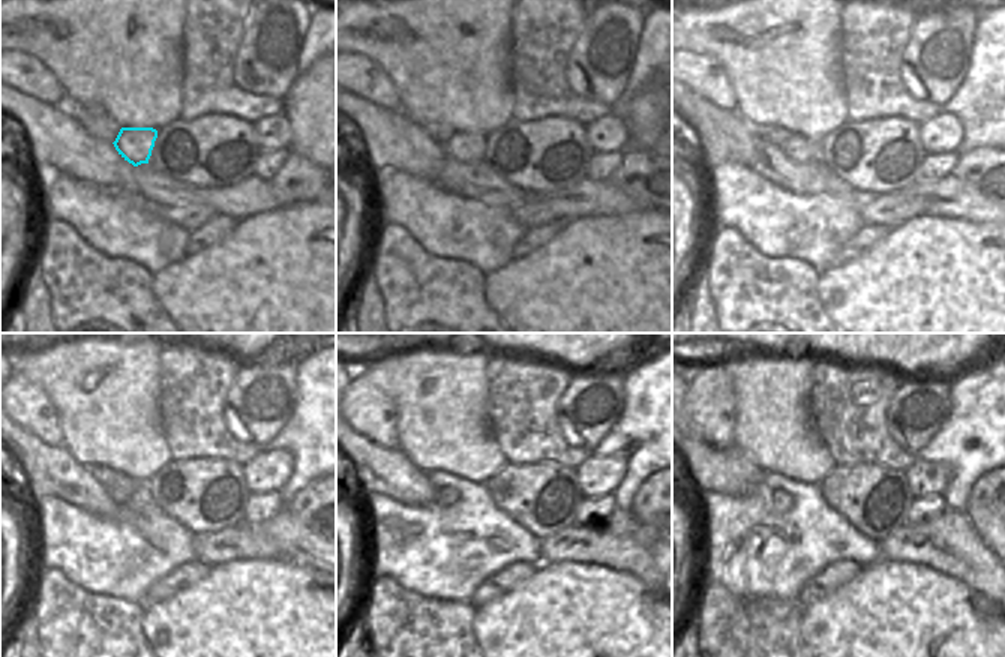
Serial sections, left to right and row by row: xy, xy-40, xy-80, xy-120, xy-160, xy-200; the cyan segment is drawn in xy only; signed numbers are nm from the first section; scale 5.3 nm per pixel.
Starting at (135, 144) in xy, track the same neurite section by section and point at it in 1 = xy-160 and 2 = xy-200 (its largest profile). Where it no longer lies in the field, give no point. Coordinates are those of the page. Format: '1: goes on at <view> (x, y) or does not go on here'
1: goes on at xy-160 (446, 497)
2: goes on at xy-200 (782, 501)

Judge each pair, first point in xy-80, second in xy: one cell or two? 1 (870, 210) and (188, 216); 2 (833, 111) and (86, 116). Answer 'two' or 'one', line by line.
1: one
2: two

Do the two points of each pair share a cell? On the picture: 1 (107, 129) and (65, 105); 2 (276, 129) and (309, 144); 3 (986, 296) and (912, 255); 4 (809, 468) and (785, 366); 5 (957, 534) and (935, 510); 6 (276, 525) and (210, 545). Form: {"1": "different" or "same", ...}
{"1": "same", "2": "different", "3": "same", "4": "same", "5": "different", "6": "different"}

